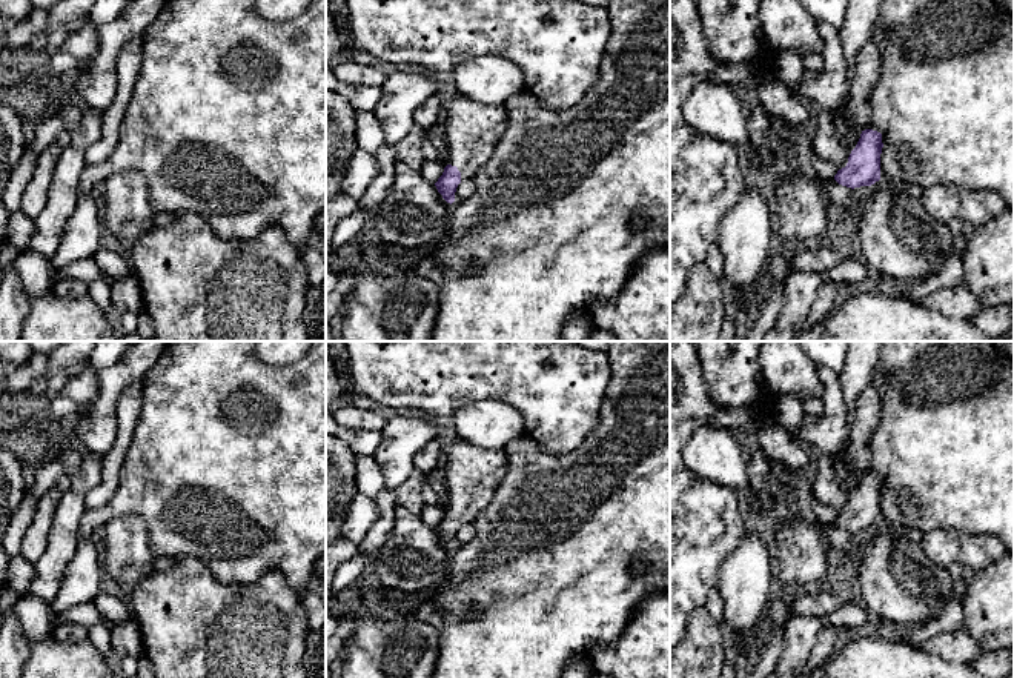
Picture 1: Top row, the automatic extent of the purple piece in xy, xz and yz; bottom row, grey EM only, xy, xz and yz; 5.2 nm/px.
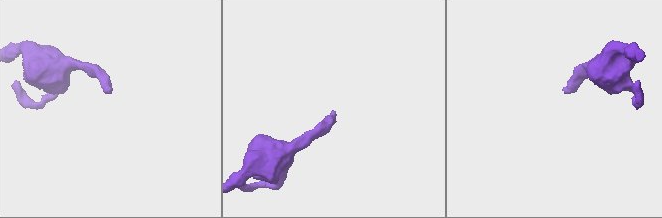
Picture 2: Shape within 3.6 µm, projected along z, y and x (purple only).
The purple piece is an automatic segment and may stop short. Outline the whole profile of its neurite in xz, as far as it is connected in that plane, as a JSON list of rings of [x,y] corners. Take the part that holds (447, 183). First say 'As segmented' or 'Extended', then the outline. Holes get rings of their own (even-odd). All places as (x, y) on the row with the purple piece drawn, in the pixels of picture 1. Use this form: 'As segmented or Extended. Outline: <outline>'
Extended. Outline: [[[459,94],[446,98],[446,106],[442,131],[449,165],[435,186],[452,204],[458,184],[475,178],[492,157],[507,128],[507,112],[502,106],[475,103]]]

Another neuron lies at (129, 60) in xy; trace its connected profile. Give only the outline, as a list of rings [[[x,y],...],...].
[[[134,37],[124,43],[118,55],[118,91],[111,106],[103,111],[101,137],[97,143],[88,148],[84,154],[86,166],[100,165],[112,155],[118,143],[118,128],[129,105],[141,60],[143,37]]]

